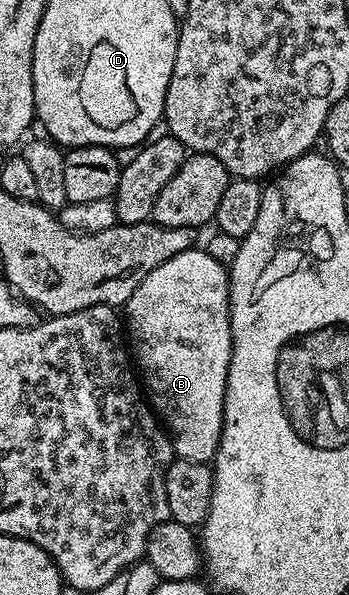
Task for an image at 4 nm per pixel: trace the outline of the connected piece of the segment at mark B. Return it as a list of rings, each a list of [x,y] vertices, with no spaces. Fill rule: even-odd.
[[[194,246],[170,258],[170,262],[162,262],[158,270],[150,270],[150,274],[138,282],[138,290],[130,294],[126,305],[130,352],[142,377],[147,399],[172,441],[173,453],[186,462],[211,465],[224,429],[226,378],[232,353],[228,274],[225,264],[214,259],[207,250],[199,252],[199,247]]]

